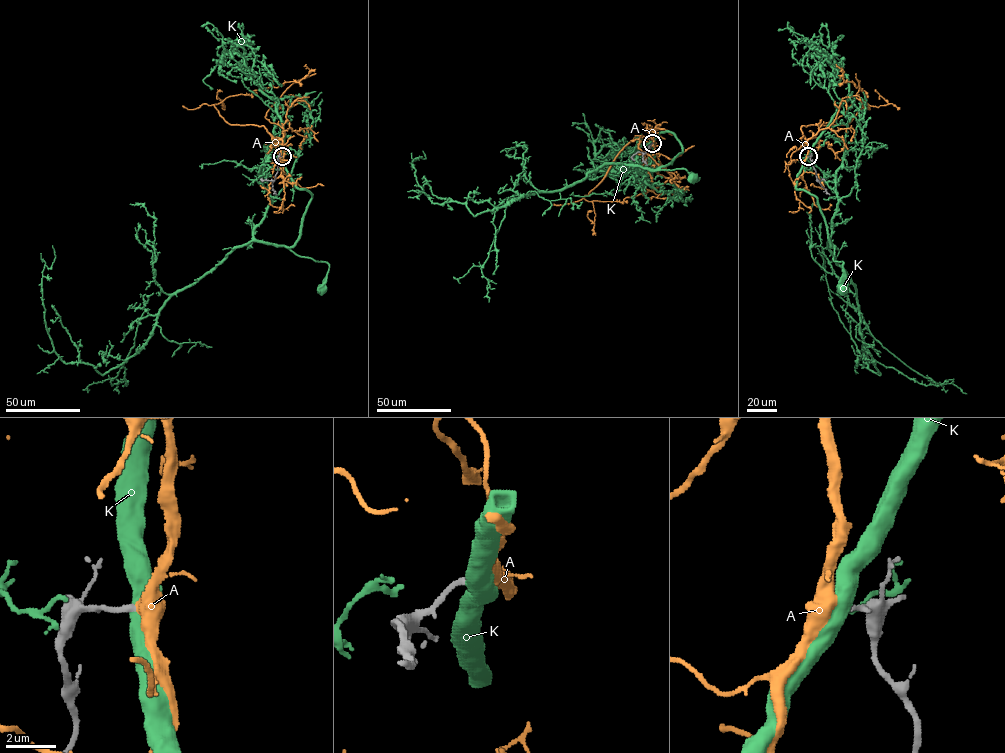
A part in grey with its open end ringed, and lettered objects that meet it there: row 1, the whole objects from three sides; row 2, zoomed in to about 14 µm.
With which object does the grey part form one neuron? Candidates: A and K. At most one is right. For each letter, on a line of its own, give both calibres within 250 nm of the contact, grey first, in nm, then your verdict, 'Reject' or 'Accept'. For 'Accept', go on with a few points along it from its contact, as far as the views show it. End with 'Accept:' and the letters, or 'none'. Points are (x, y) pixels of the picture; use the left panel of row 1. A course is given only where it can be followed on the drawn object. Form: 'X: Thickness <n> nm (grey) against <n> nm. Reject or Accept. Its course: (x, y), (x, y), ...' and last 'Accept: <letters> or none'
A: Thickness 240 nm (grey) against 440 nm. Accept. Its course: (282, 156), (283, 141), (263, 126), (229, 124), (214, 104), (230, 96), (299, 81), (309, 72), (304, 66)
K: Thickness 280 nm (grey) against 550 nm. Reject
Accept: A

